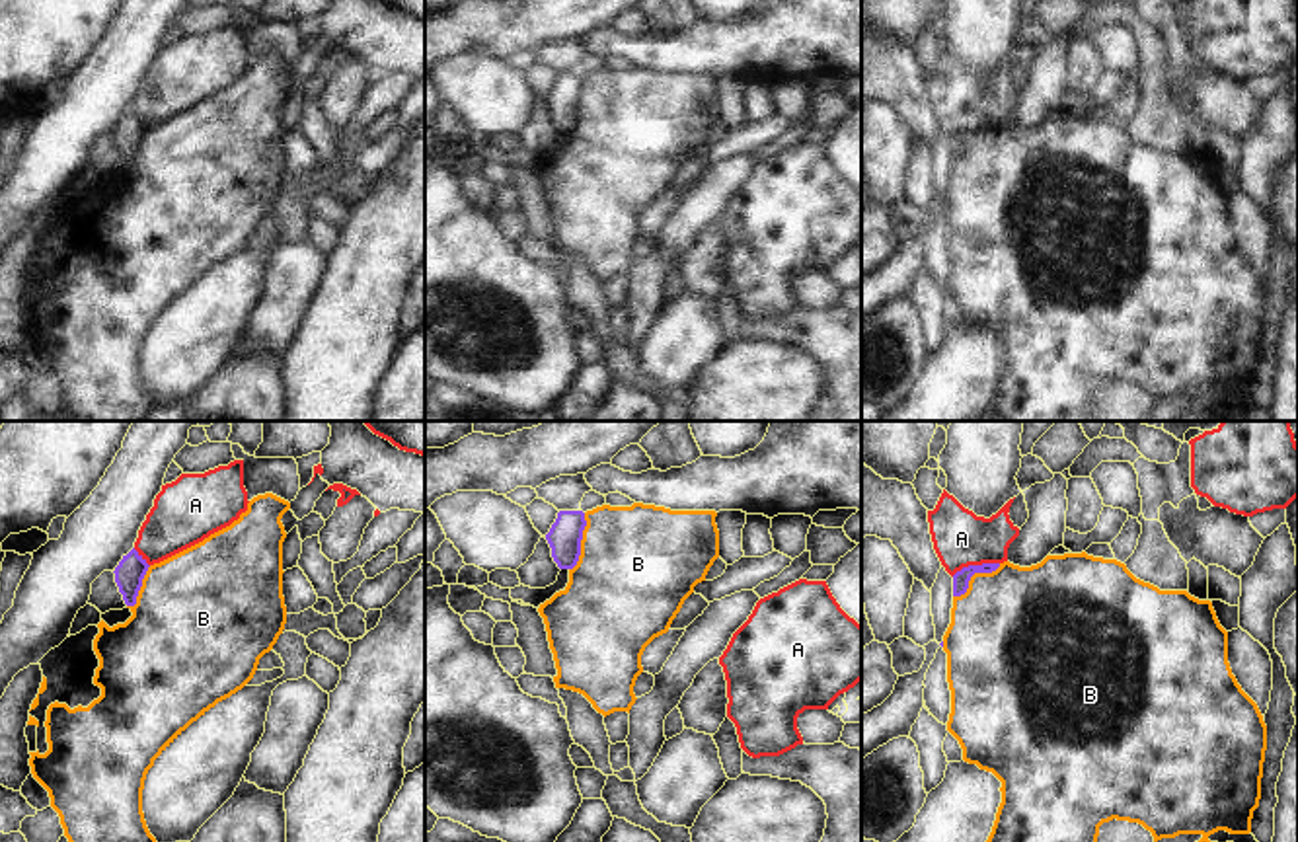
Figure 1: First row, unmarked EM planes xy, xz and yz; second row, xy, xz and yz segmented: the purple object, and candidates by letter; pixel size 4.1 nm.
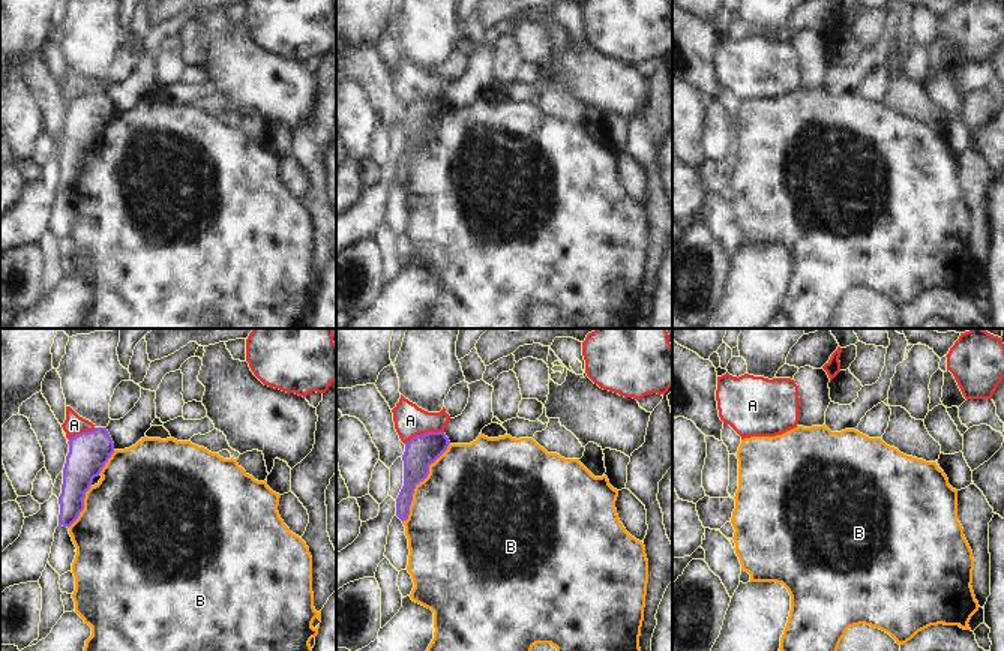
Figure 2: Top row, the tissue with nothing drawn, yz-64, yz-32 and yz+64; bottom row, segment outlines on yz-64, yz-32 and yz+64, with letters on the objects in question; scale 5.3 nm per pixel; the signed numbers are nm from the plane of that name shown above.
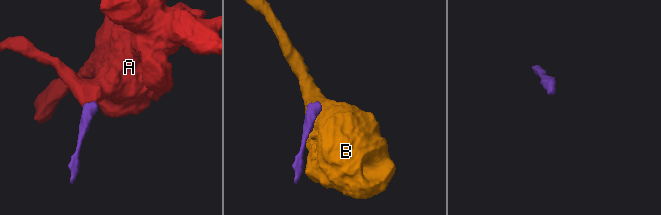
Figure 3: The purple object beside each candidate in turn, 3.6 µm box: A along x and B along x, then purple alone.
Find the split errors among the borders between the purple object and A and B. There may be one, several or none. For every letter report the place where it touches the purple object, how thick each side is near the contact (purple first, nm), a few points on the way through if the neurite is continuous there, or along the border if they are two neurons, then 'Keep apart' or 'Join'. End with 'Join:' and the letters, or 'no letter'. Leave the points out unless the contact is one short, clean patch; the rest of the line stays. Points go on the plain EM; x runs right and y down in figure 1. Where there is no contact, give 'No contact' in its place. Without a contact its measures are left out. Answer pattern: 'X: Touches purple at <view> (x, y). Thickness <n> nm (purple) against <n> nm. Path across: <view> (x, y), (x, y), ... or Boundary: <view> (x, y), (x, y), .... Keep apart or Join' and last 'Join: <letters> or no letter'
A: Touches purple at yz (975, 129). Thickness 70 nm (purple) against 240 nm. Boundary: yz (998, 125), (969, 127), (952, 139). Keep apart
B: Touches purple at xz (579, 106). Thickness 140 nm (purple) against 480 nm. Keep apart
Join: no letter

